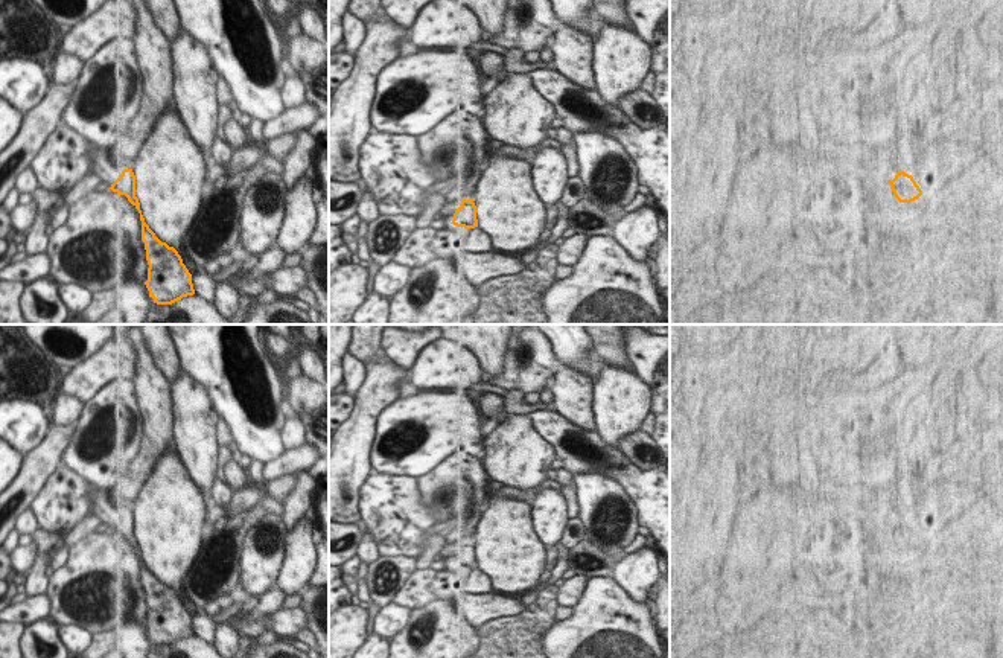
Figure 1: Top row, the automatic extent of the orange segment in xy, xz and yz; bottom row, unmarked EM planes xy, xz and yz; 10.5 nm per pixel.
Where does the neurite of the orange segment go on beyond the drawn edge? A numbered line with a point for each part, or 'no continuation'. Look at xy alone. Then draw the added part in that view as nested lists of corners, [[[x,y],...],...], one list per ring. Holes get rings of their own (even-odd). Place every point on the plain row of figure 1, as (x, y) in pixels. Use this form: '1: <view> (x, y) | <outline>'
1: xy (101, 506) | [[[93,484],[90,501],[91,513],[102,521],[102,529],[110,530],[111,525],[122,516],[122,510],[116,509],[108,498],[108,490],[99,489]]]

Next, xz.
1: xz (446, 553) | [[[451,538],[446,545],[440,550],[437,556],[437,564],[438,565],[451,565],[454,561],[454,554],[457,550],[461,547],[461,541],[457,538]]]

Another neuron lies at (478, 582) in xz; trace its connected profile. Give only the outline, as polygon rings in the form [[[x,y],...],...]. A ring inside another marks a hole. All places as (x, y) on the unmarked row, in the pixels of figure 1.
[[[479,568],[467,571],[467,583],[463,588],[466,594],[489,594],[493,589],[490,577]]]

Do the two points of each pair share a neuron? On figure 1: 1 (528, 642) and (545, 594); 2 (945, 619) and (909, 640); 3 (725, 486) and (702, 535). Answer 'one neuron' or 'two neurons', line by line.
1: one neuron
2: two neurons
3: one neuron

